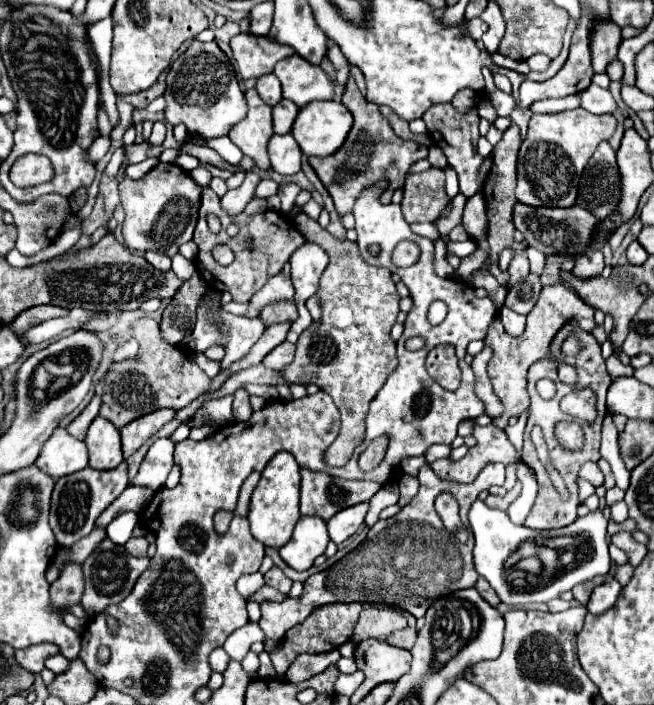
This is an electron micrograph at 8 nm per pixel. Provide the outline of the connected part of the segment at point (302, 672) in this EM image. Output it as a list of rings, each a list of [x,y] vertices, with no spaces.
[[[337,650],[327,652],[327,654],[301,654],[287,670],[285,678],[289,682],[303,682],[315,674],[321,674],[323,670],[327,670],[331,664],[337,664],[337,660],[341,658],[341,654]]]

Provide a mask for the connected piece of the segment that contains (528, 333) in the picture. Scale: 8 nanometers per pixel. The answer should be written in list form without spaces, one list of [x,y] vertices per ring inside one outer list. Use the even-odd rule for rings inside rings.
[[[557,284],[557,286],[545,286],[541,290],[541,296],[539,296],[533,312],[529,312],[529,316],[527,316],[527,328],[521,336],[511,338],[503,330],[501,320],[493,318],[493,322],[489,324],[489,330],[487,330],[485,344],[493,350],[493,356],[491,356],[489,366],[487,366],[489,378],[491,378],[491,384],[493,384],[493,392],[503,402],[503,414],[493,418],[493,424],[497,428],[503,430],[511,416],[519,416],[525,408],[529,408],[529,394],[527,391],[529,366],[537,360],[543,360],[543,358],[551,356],[551,342],[553,342],[555,334],[567,322],[577,322],[581,330],[591,332],[595,328],[594,312],[595,310],[591,306],[583,304],[583,300],[579,300],[579,296],[575,296],[575,292],[571,292],[563,284]]]

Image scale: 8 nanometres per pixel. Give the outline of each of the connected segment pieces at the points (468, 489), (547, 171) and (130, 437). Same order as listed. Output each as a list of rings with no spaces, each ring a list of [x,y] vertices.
[[[425,464],[425,466],[421,466],[421,470],[417,474],[417,480],[419,480],[419,492],[415,494],[415,498],[405,508],[401,508],[401,512],[395,514],[393,518],[379,520],[375,526],[371,526],[371,530],[367,532],[365,542],[359,544],[353,552],[349,552],[345,558],[341,558],[337,564],[333,564],[331,568],[327,568],[323,572],[313,574],[305,582],[303,594],[299,598],[285,598],[283,602],[263,602],[261,604],[263,616],[259,620],[259,626],[261,626],[261,630],[265,632],[267,638],[281,640],[289,628],[301,624],[315,608],[325,606],[329,602],[383,602],[383,604],[389,604],[393,608],[405,610],[405,612],[413,614],[415,618],[423,618],[427,608],[439,596],[447,596],[449,592],[475,586],[479,574],[475,572],[475,566],[473,566],[473,560],[471,560],[471,538],[465,544],[461,544],[453,536],[453,542],[451,542],[451,532],[447,532],[443,528],[443,524],[441,524],[441,520],[435,512],[433,502],[441,492],[449,492],[451,496],[455,496],[455,500],[461,506],[461,520],[467,520],[467,512],[469,512],[471,504],[477,500],[477,496],[483,490],[489,490],[493,484],[503,486],[503,482],[505,482],[505,464],[487,464],[479,472],[477,480],[471,482],[471,484],[447,484],[447,482],[443,482],[435,476],[435,472],[431,470],[429,464]]]
[[[583,108],[559,114],[533,114],[517,160],[517,200],[533,208],[573,206],[587,160],[593,156],[599,142],[613,136],[615,126],[617,122],[611,114],[595,116]]]
[[[159,410],[151,416],[141,416],[139,420],[133,420],[127,424],[127,428],[121,428],[121,444],[124,459],[129,458],[135,450],[139,450],[141,444],[145,444],[155,432],[159,432],[169,420],[175,418],[175,410]]]

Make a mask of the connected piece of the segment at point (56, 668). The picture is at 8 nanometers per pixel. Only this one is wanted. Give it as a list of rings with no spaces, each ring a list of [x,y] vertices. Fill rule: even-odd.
[[[55,654],[55,656],[51,656],[51,658],[45,660],[45,666],[47,666],[49,670],[53,670],[55,674],[61,674],[61,672],[65,672],[65,670],[69,668],[69,662],[65,660],[65,656]]]

